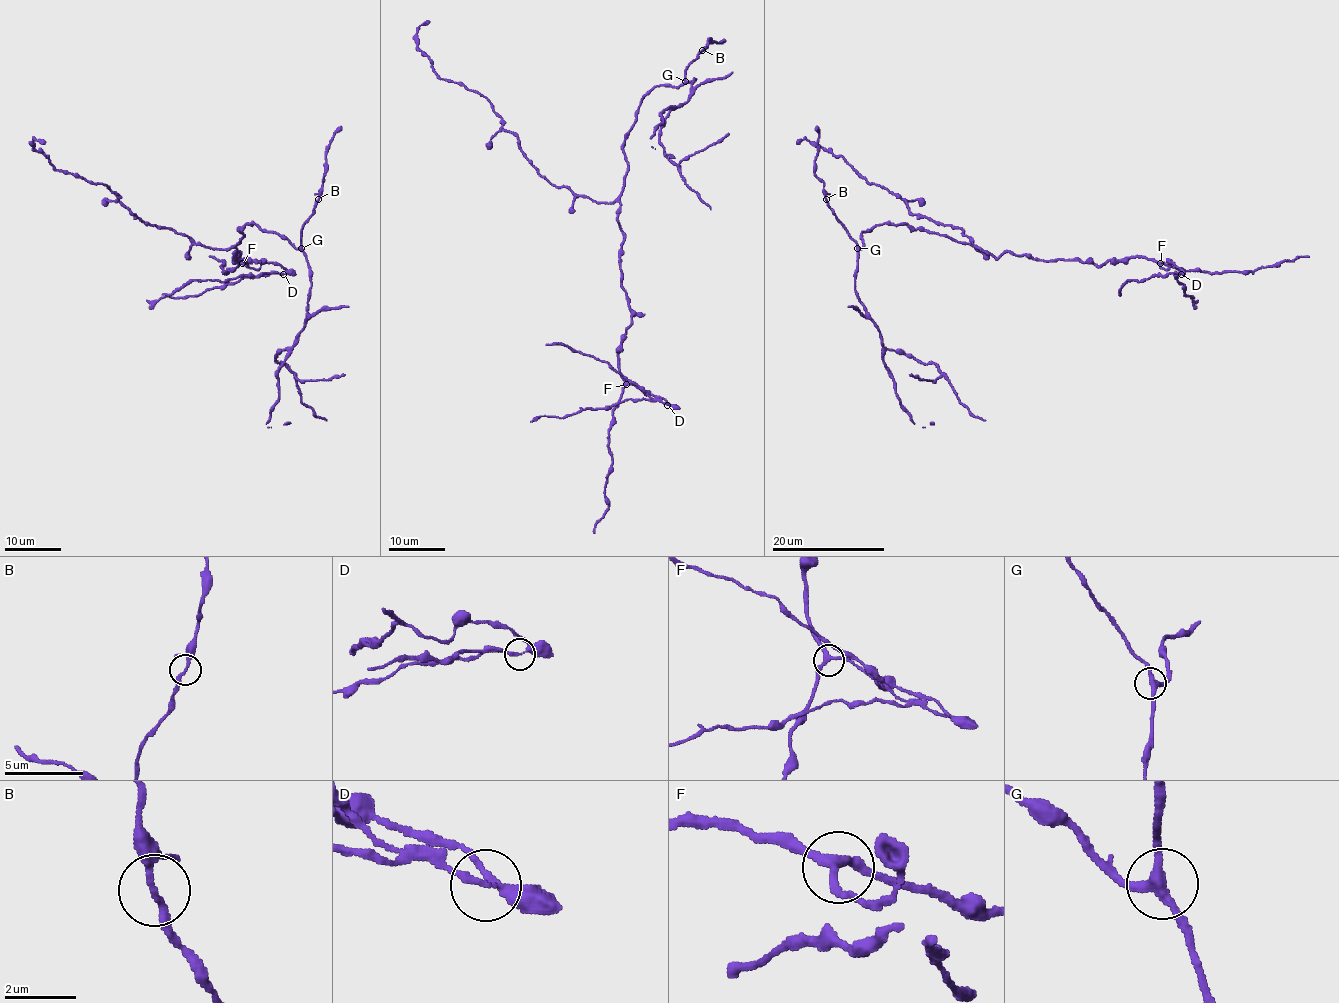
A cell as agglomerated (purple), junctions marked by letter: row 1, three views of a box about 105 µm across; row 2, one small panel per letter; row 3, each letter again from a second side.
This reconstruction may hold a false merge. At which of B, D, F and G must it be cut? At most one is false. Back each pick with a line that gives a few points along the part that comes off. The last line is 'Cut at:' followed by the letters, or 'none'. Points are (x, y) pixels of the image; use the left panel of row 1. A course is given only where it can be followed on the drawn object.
D: Course of the part to remove: (283, 273), (242, 278), (220, 287), (206, 289), (196, 296), (164, 296), (147, 300)
Cut at: D

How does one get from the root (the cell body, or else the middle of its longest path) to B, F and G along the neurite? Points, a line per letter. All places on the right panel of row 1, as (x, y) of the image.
B: (968, 244), (910, 228), (906, 224), (883, 223), (861, 234), (861, 248), (826, 199)
F: (968, 244), (996, 256), (1010, 252), (1045, 261), (1076, 259), (1097, 265), (1145, 256), (1160, 263)
G: (968, 244), (910, 228), (906, 224), (883, 223), (864, 231), (861, 234), (862, 247), (857, 248)

